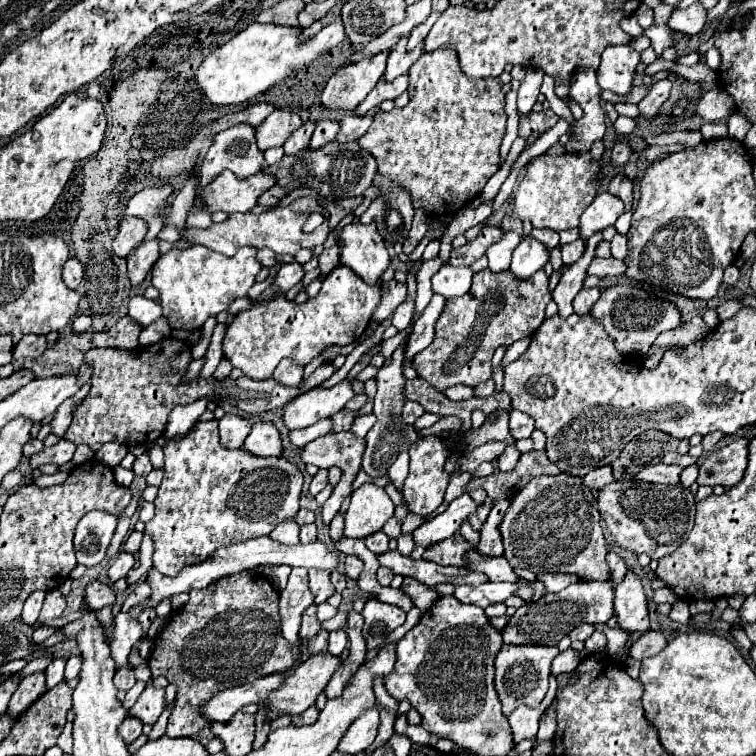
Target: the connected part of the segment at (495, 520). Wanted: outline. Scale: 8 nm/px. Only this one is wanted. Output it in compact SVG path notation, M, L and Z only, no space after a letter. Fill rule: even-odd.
M499 501L493 505L485 525L481 527L481 539L477 543L477 549L481 555L499 557L503 553L503 541L499 541L499 517L503 517L503 509L507 509L507 501Z

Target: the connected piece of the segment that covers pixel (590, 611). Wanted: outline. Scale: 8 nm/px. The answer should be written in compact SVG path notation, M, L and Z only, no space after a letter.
M607 581L571 583L559 593L547 593L539 601L531 601L515 611L503 629L503 641L515 645L557 645L579 623L607 623L613 617L613 587Z

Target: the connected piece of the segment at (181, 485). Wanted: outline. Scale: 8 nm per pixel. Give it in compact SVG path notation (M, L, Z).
M215 421L197 423L195 431L179 441L169 441L165 447L165 477L155 499L155 517L147 523L147 533L153 535L155 553L153 567L163 575L175 575L191 561L203 561L215 549L247 541L251 537L269 535L277 523L293 519L299 511L299 493L303 485L301 471L281 457L251 457L245 449L223 449Z

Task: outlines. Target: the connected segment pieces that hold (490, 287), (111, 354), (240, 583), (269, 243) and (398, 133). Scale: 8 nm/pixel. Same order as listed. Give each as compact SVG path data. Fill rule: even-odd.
M483 269L473 275L471 289L457 299L449 299L435 325L433 343L415 355L413 367L419 377L427 379L437 391L445 391L455 383L469 387L491 377L491 357L499 345L509 347L519 339L531 337L545 317L545 307L551 301L547 293L547 275L539 269L529 279L515 277L509 269L493 273Z
M175 337L163 339L151 347L141 349L139 353L119 351L119 349L91 349L85 355L85 361L93 363L91 375L91 391L83 405L75 411L69 431L65 439L73 441L75 445L89 445L93 451L107 441L117 441L123 445L151 445L155 443L167 425L167 417L177 405L193 403L201 397L209 401L229 401L231 405L239 407L245 413L259 415L271 409L279 409L287 405L293 397L317 387L325 379L333 375L333 363L323 363L313 371L311 377L305 377L297 387L279 385L273 377L269 379L249 379L241 377L231 381L213 381L213 379L195 379L191 383L183 383L181 377L191 363L191 345L187 341L179 341Z
M239 571L235 575L219 579L215 585L199 591L189 591L189 601L179 611L175 611L163 631L155 637L155 649L149 657L149 667L153 677L167 677L169 683L177 685L177 705L169 717L169 725L165 735L167 737L191 737L199 733L209 721L199 713L199 707L207 703L217 691L243 685L257 677L283 673L291 669L297 659L291 653L289 641L283 639L279 629L279 613L277 613L277 599L279 593L271 587L271 583L255 575L253 571Z
M299 197L295 199L291 205L287 207L275 207L273 211L267 213L231 213L223 223L211 223L207 229L197 229L197 227L189 227L185 225L185 229L181 229L181 239L187 243L195 243L195 245L205 245L213 251L219 251L227 257L233 257L237 253L239 247L243 245L251 245L251 247L267 247L275 253L289 253L295 255L299 249L315 249L319 245L323 245L327 233L329 233L329 225L327 221L323 221L323 225L319 225L313 233L303 233L301 227L307 221L307 215L319 211L323 213L323 207L311 199L311 197Z
M449 45L423 53L423 57L419 57L409 69L409 105L403 109L395 107L389 113L379 111L373 125L357 143L375 157L379 173L393 177L393 181L401 181L401 185L411 191L415 209L425 209L433 215L447 215L447 211L457 213L475 195L479 195L489 177L499 171L499 145L505 135L507 121L503 109L505 93L501 91L501 85L499 77L467 77L459 67L457 51Z

